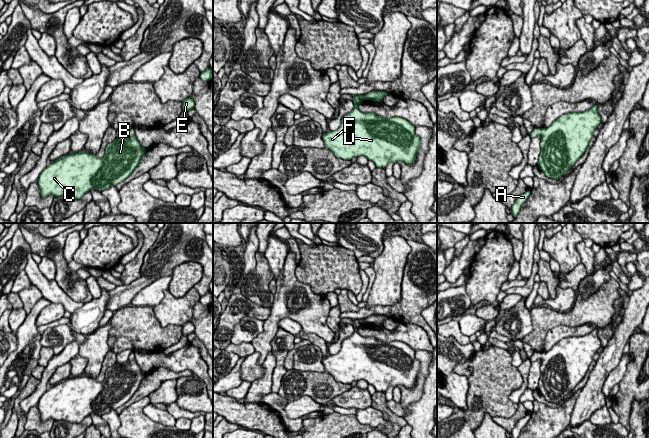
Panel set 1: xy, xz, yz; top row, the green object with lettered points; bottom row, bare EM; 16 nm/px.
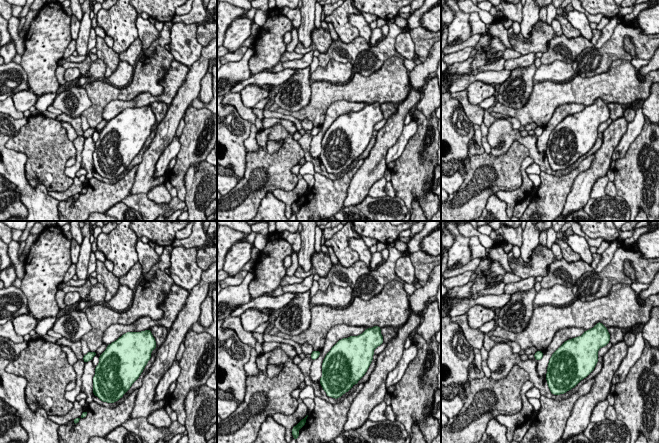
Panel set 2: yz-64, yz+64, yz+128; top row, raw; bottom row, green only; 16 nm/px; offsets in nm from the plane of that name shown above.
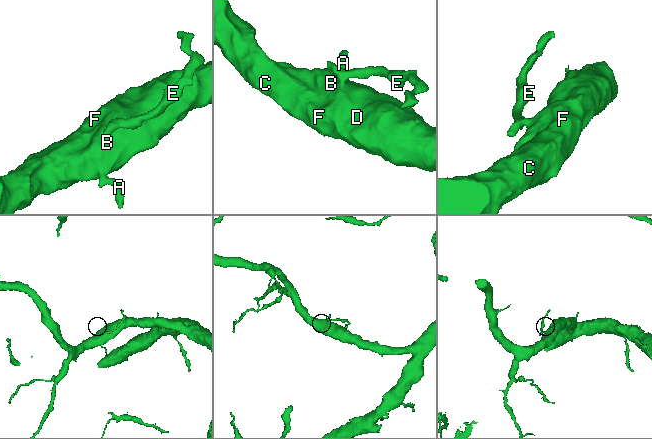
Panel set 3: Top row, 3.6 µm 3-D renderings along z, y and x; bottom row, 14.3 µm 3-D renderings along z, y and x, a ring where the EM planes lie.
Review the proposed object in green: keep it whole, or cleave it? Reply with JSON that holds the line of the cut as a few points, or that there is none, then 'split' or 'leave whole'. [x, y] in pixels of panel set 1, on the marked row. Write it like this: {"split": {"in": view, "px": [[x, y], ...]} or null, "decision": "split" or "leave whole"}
{"split": null, "decision": "leave whole"}

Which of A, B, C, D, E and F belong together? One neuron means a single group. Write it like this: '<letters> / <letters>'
A B C D E F

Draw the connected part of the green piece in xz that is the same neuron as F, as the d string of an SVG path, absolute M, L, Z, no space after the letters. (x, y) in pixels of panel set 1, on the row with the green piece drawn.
M372 91L365 95L351 95L354 109L343 116L337 130L329 130L322 136L325 148L343 160L365 156L375 163L376 168L385 169L390 162L399 161L414 164L421 145L414 125L404 118L384 119L358 109L362 100L381 102L387 94L386 91Z

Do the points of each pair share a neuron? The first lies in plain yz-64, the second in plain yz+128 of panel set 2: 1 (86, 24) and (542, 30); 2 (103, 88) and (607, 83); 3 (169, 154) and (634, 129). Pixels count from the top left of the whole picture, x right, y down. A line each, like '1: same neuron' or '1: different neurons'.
1: different neurons
2: same neuron
3: same neuron

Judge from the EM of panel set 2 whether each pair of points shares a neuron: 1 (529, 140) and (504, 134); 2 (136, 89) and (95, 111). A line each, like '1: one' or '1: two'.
1: one
2: one

